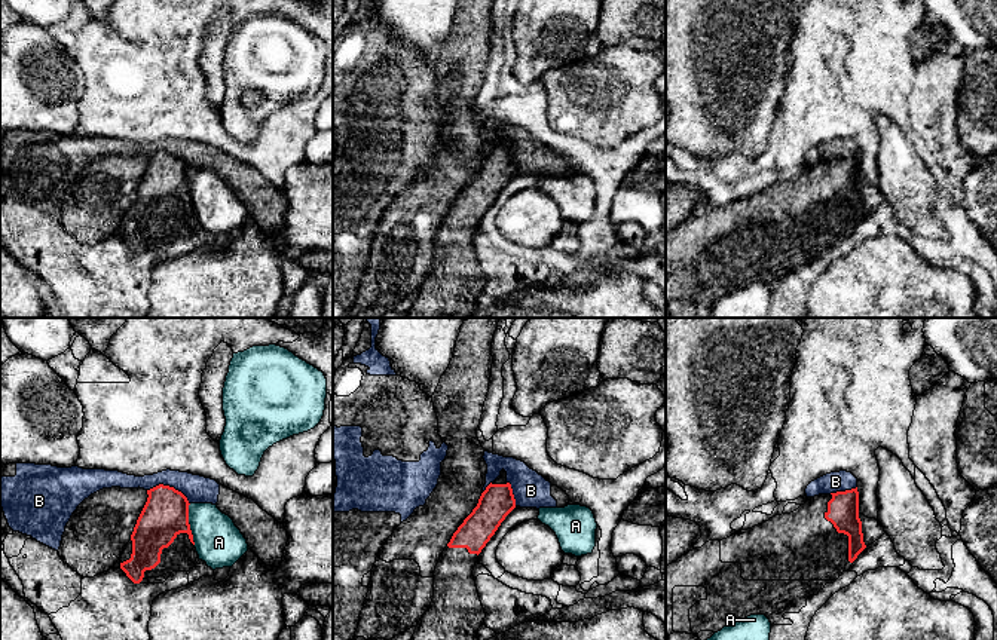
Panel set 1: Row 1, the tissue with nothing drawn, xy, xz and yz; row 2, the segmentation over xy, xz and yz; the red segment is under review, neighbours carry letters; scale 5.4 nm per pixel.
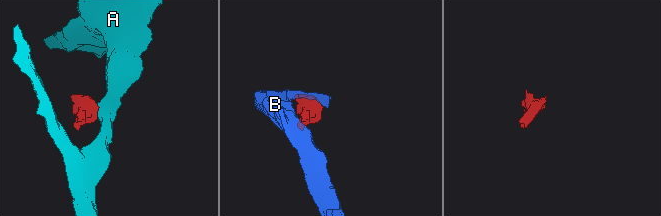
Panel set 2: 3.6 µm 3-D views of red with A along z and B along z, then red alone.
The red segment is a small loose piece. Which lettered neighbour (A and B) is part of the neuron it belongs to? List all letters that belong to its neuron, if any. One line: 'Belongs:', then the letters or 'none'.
Belongs: none

